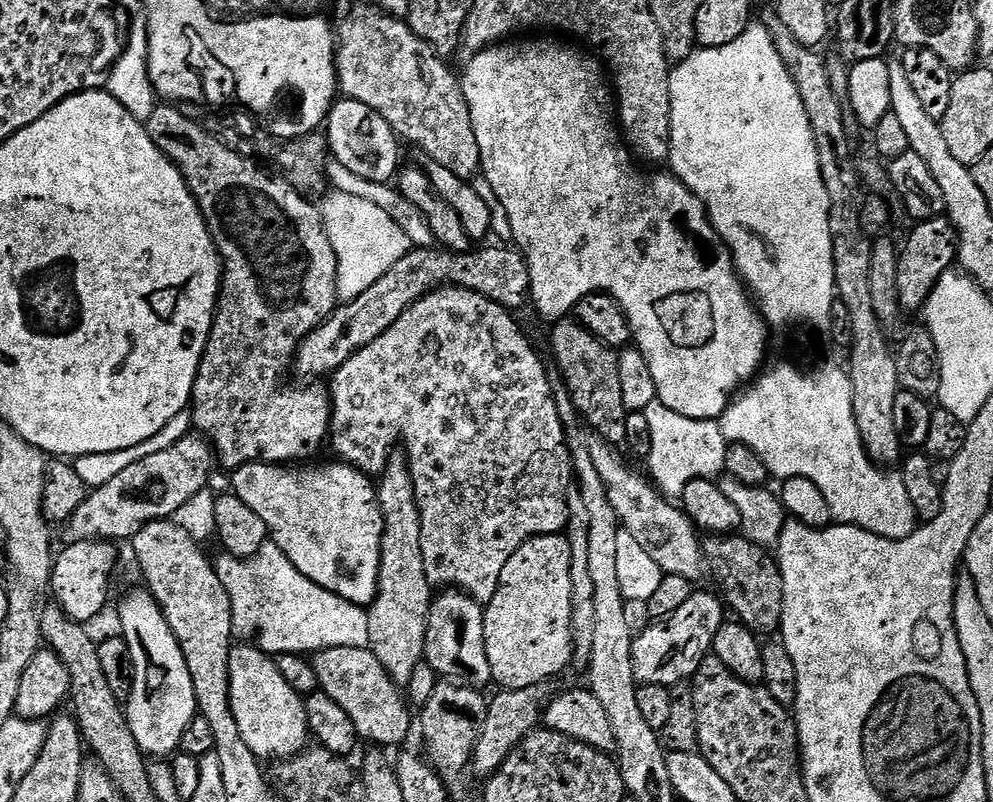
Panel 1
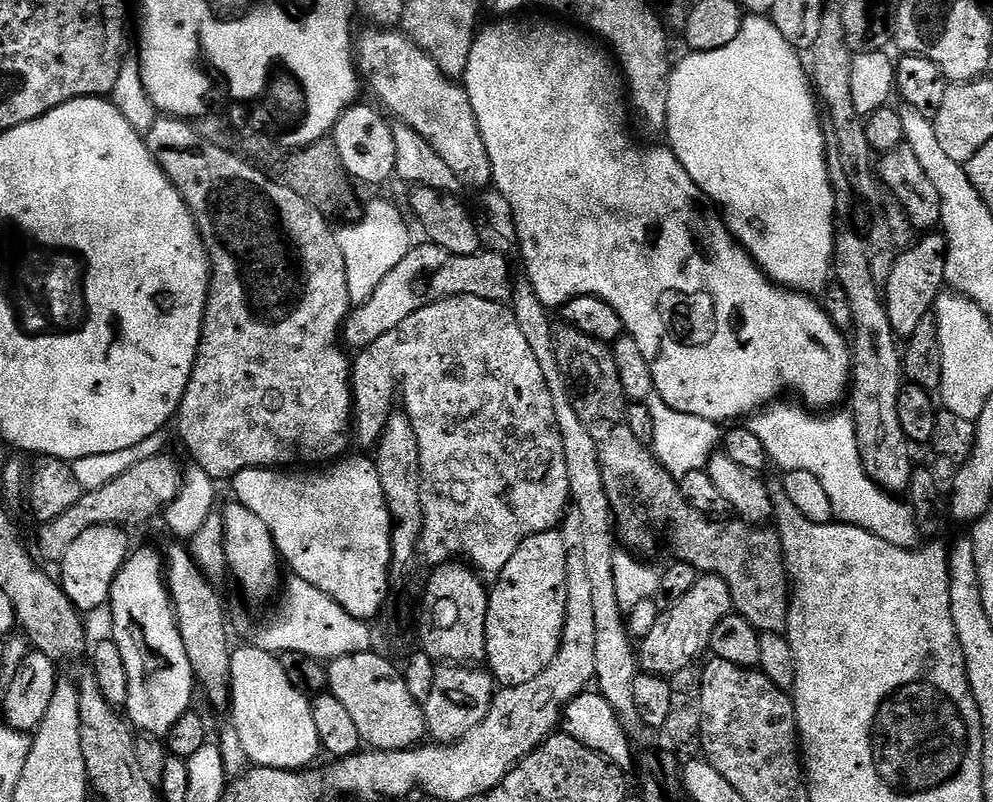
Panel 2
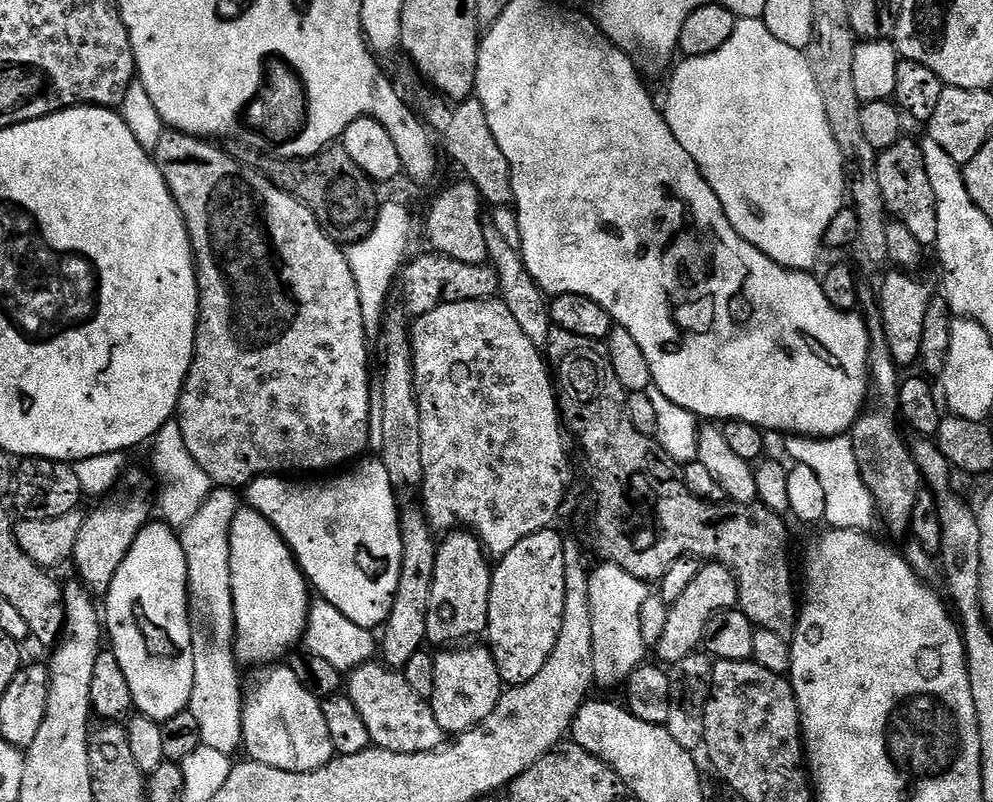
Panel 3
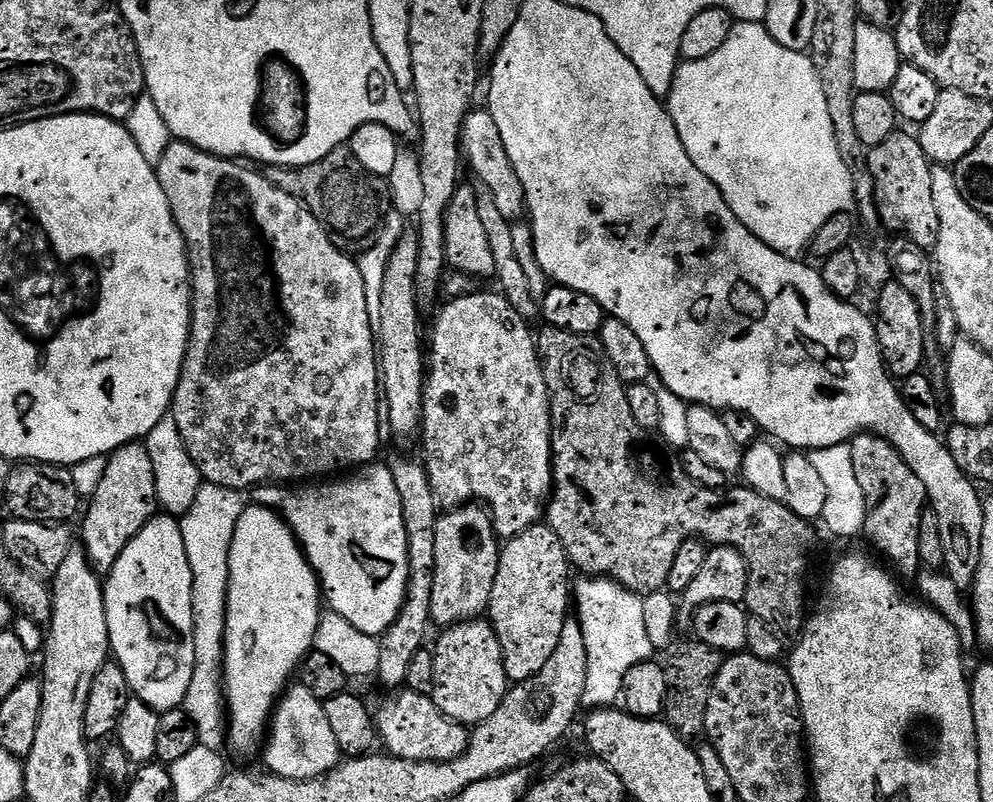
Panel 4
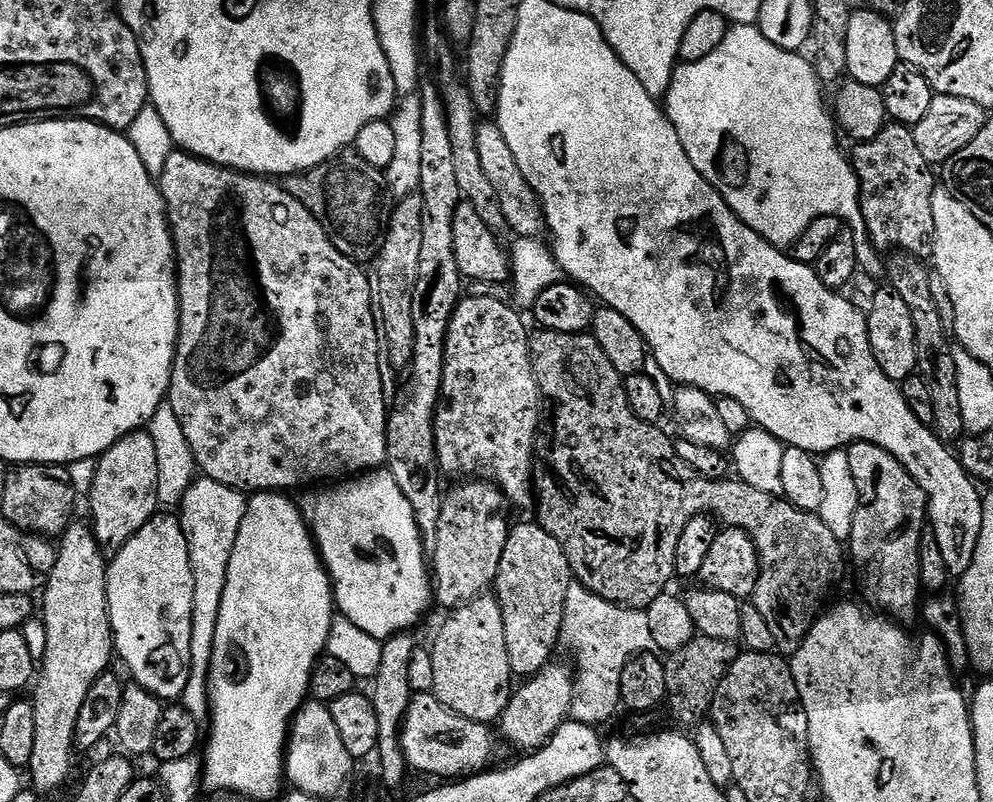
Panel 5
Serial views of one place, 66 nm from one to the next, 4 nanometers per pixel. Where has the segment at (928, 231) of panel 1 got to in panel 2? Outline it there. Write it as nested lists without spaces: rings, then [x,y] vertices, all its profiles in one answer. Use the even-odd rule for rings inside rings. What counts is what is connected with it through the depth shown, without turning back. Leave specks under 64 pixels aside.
[[[924,234],[916,243],[901,251],[894,262],[894,274],[882,290],[884,305],[888,310],[890,326],[898,338],[907,338],[918,330],[922,318],[926,318],[936,307],[936,299],[945,291],[946,258],[948,241],[940,234]]]

